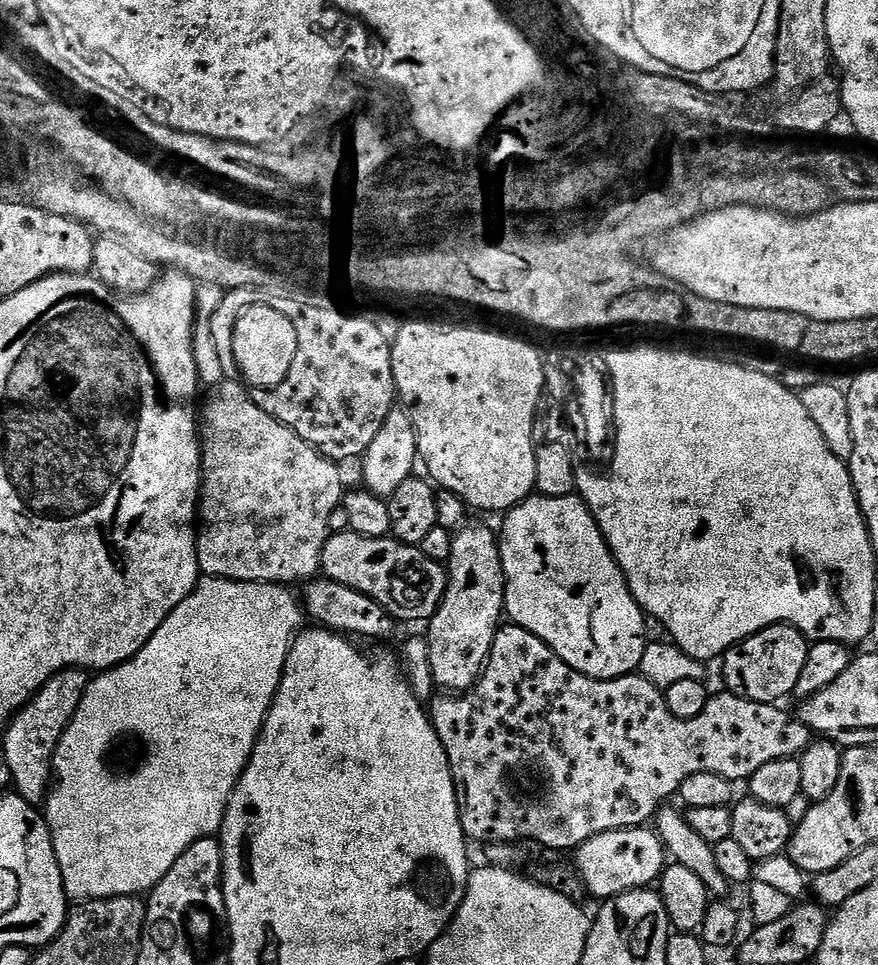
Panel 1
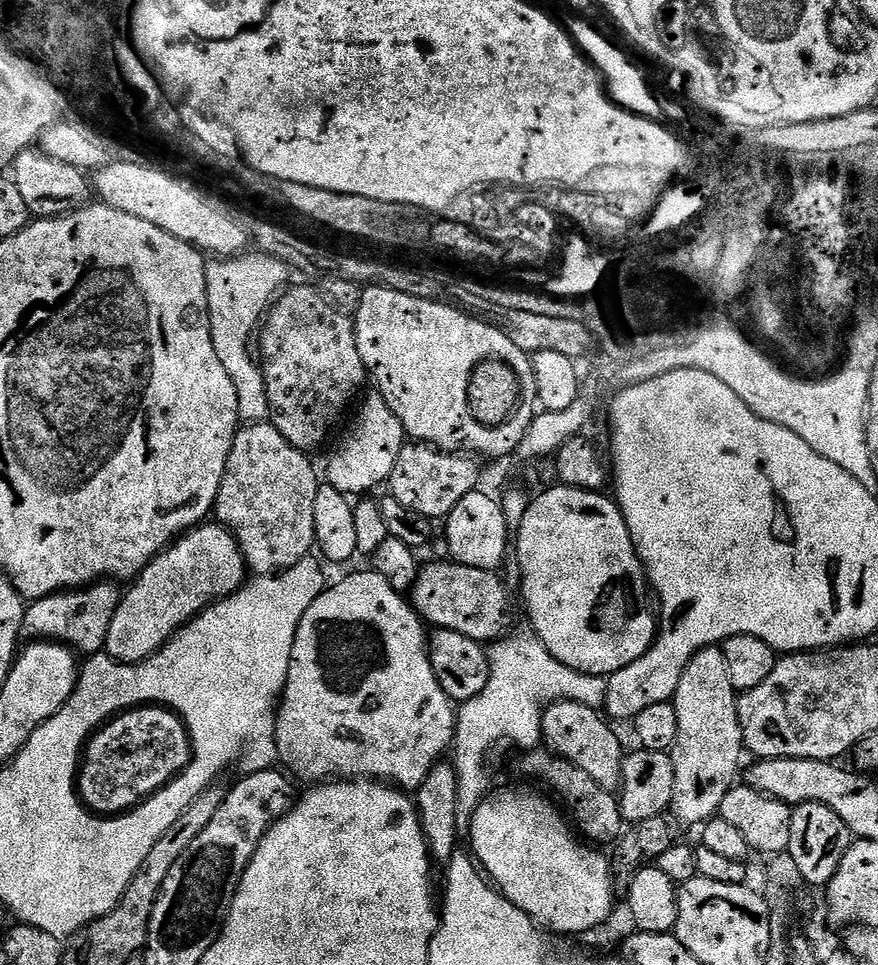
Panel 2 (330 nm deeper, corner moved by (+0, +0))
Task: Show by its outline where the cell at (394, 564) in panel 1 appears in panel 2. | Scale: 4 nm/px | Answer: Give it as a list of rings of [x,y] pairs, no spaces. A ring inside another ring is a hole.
[[[443,558],[437,564],[425,563],[420,569],[410,593],[410,603],[433,629],[458,630],[466,638],[495,642],[507,635],[512,624],[512,600],[508,588],[496,572],[474,570]]]

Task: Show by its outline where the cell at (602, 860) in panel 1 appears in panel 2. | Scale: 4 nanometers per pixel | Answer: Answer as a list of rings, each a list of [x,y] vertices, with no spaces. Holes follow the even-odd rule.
[[[713,646],[697,652],[695,658],[686,666],[682,674],[682,682],[678,682],[674,703],[678,714],[678,738],[670,753],[676,771],[674,798],[670,812],[677,821],[680,819],[684,824],[700,826],[719,813],[722,798],[726,798],[726,794],[737,783],[740,755],[745,755],[746,752],[738,714],[738,693],[730,682],[730,666],[726,666],[723,647]]]

